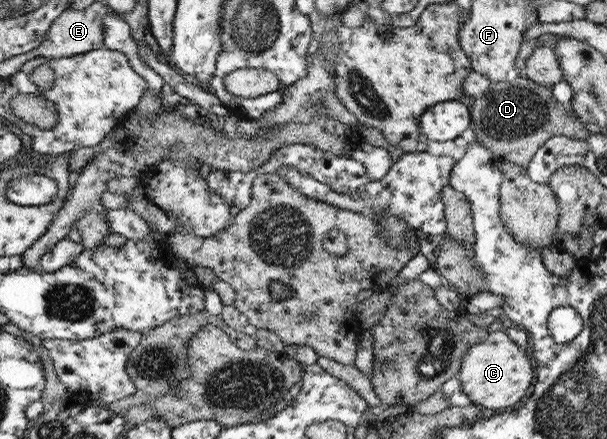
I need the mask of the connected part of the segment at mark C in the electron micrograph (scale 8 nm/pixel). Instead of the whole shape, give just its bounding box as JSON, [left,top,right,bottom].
[459,326,533,411]

